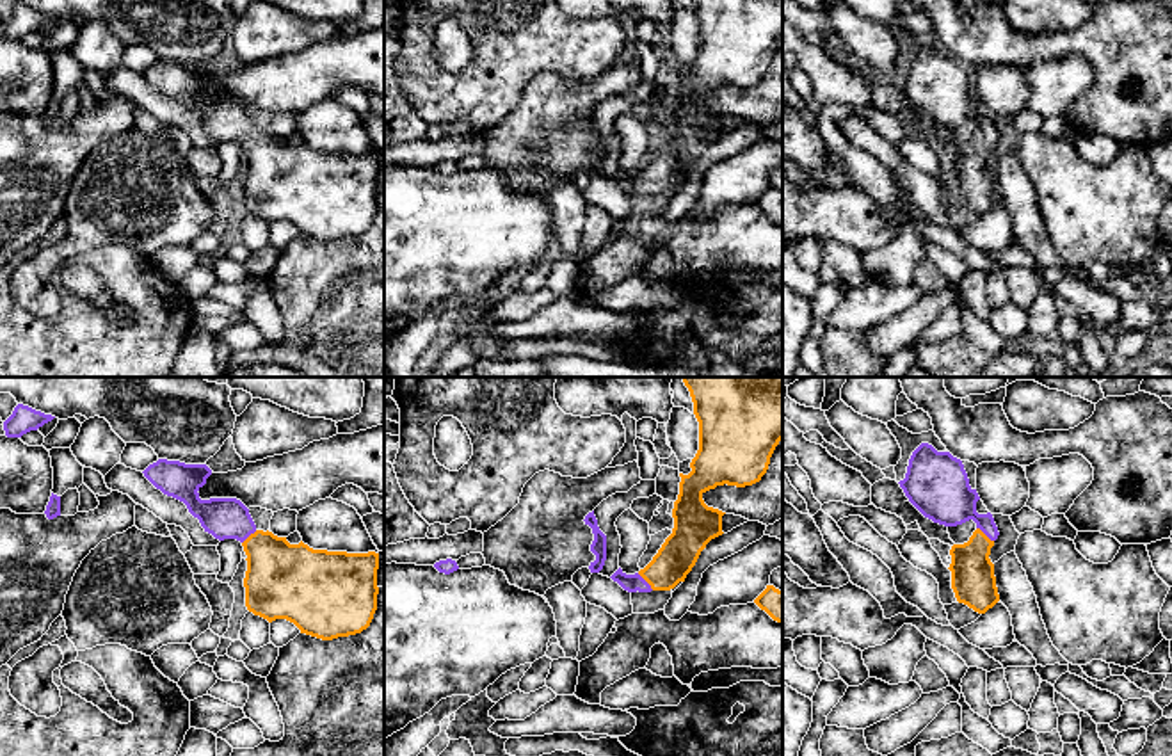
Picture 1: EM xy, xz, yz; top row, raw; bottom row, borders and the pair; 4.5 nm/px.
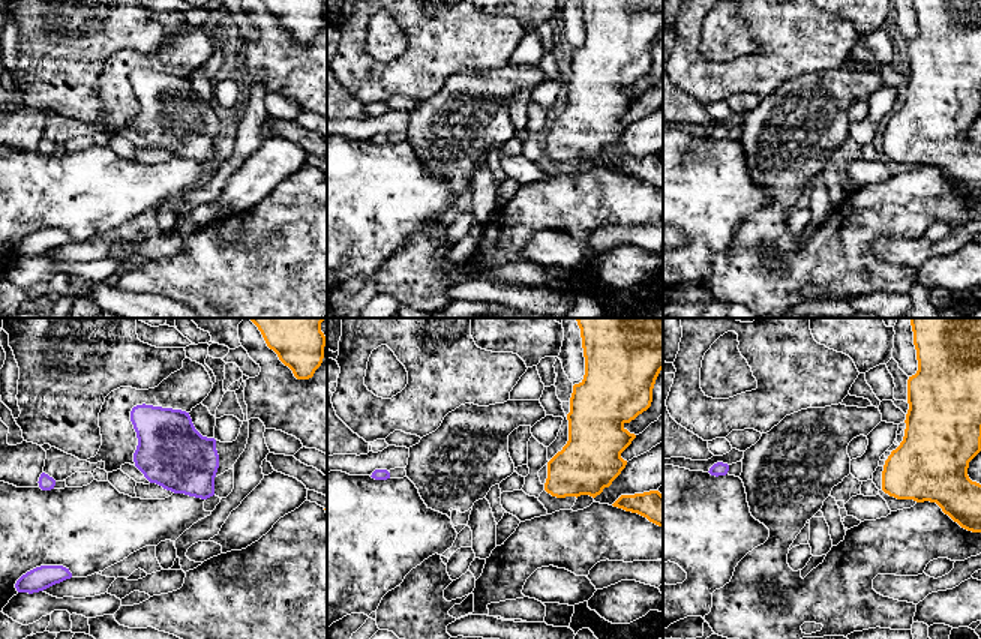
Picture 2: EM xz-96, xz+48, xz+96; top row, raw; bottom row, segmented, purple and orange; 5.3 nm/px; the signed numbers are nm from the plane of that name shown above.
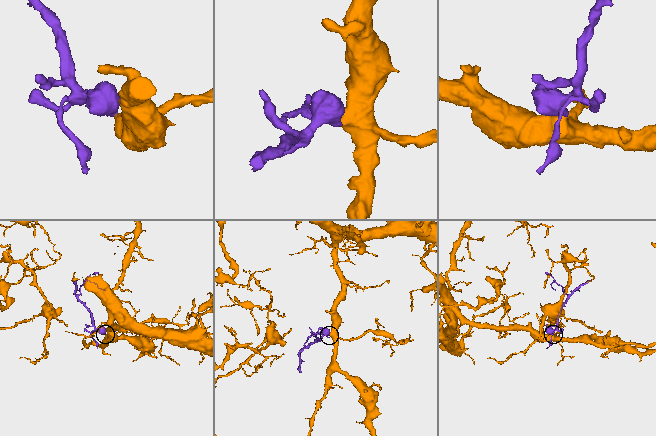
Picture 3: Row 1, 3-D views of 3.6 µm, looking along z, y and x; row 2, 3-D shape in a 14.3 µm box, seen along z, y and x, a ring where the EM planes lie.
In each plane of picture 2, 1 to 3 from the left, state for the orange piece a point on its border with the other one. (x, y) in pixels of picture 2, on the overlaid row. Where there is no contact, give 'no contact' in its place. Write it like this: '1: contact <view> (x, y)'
1: no contact
2: no contact
3: no contact

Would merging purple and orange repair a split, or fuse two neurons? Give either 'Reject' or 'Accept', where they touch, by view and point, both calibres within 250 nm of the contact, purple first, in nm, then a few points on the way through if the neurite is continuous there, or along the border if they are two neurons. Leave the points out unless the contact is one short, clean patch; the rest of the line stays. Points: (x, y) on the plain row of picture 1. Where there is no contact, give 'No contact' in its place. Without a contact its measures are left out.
Accept. Touches purple at xz (646, 184). Thickness 80 nm (purple) against 170 nm. Path across: xz (628, 184), (646, 184), (676, 159)

